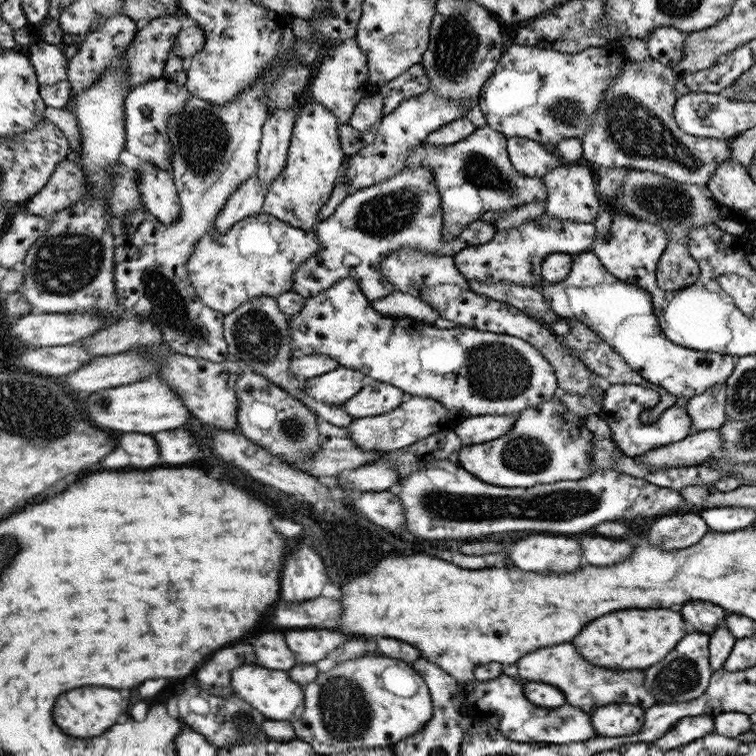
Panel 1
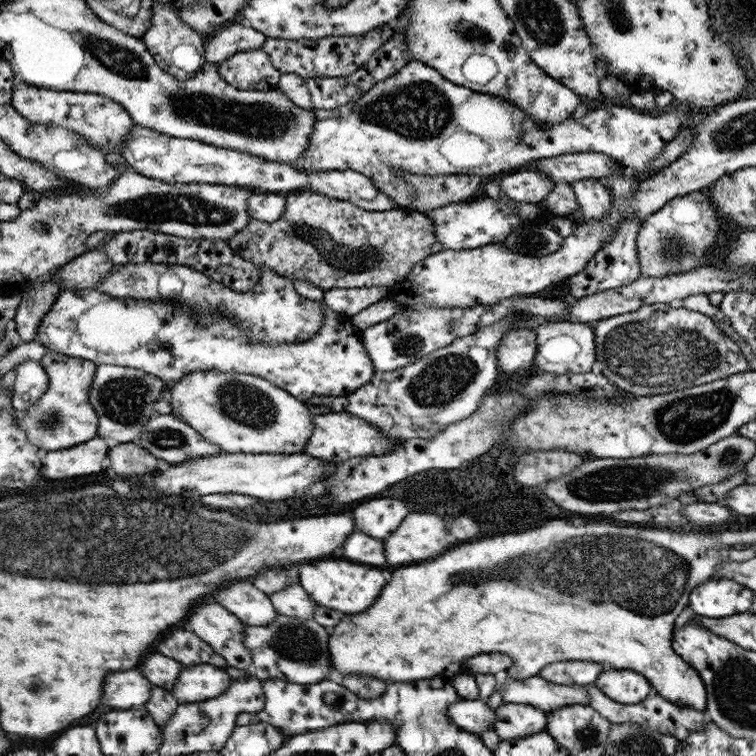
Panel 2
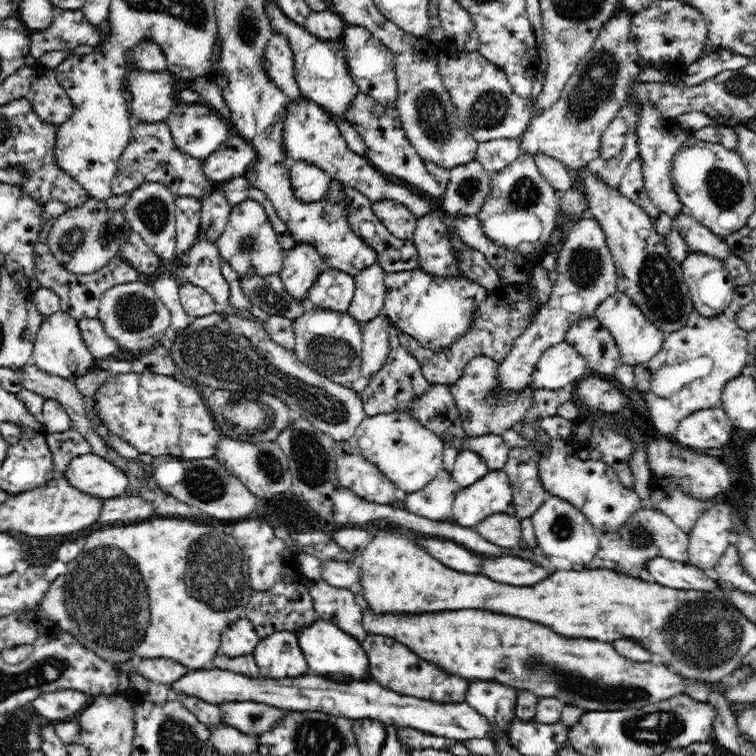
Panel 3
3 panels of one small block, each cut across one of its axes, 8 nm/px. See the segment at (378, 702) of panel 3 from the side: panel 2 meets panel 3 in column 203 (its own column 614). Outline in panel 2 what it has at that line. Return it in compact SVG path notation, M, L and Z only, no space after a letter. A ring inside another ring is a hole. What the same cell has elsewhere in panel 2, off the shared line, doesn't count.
M634 670L603 671L594 683L606 696L620 704L638 704L652 688L648 679Z

